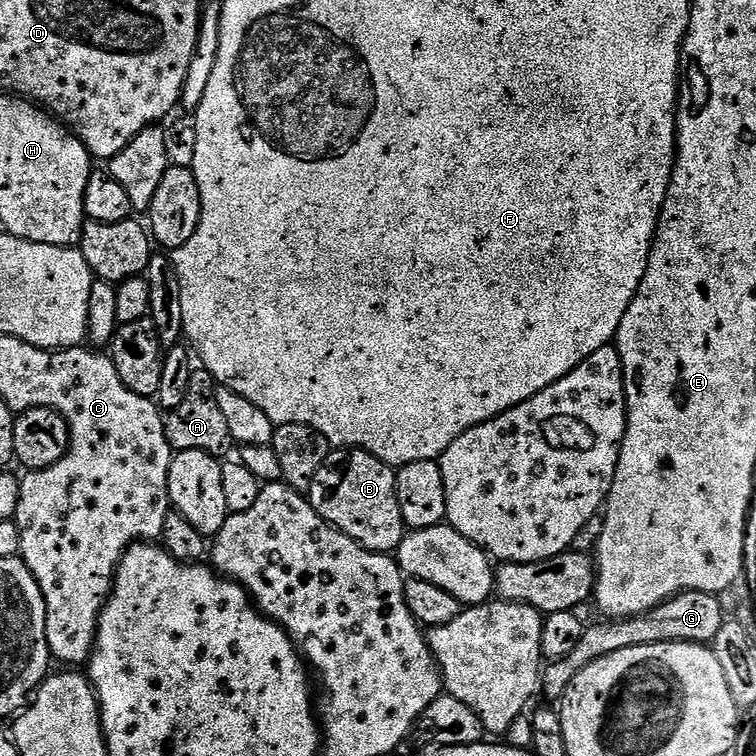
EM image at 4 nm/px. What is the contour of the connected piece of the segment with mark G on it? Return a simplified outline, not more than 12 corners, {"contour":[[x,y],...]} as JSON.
{"contour":[[680,592],[648,612],[589,623],[542,672],[559,701],[583,668],[651,644],[711,645],[726,623],[715,593]]}

